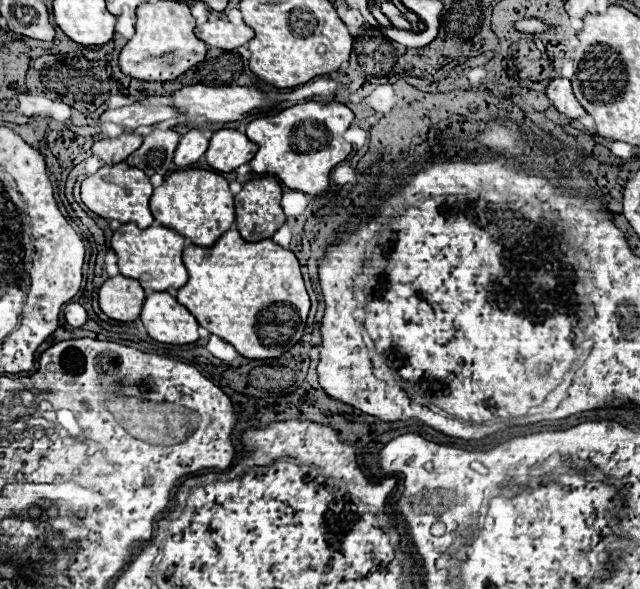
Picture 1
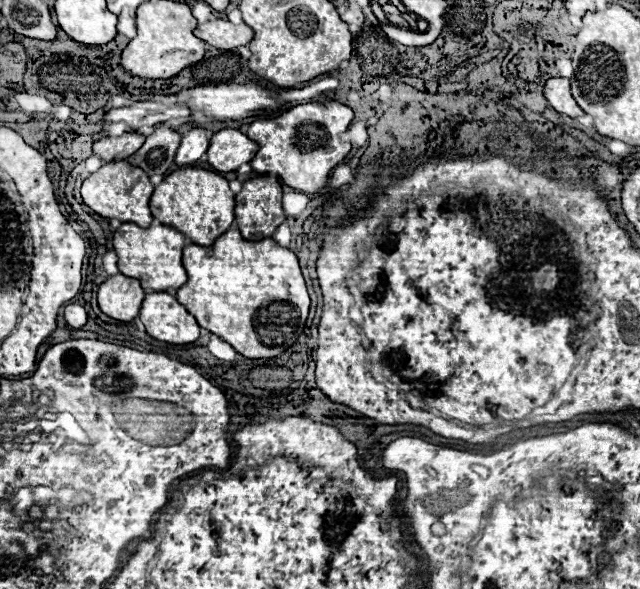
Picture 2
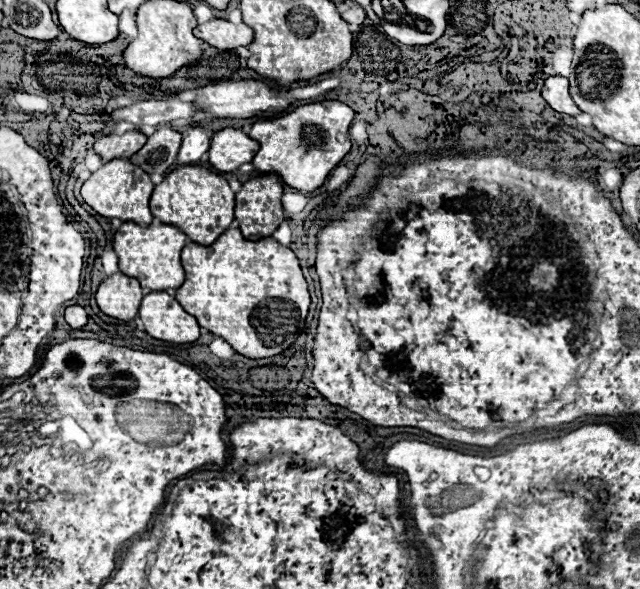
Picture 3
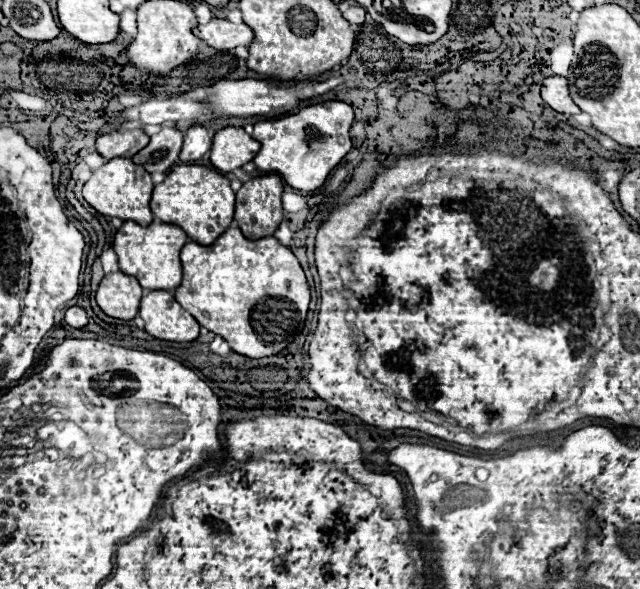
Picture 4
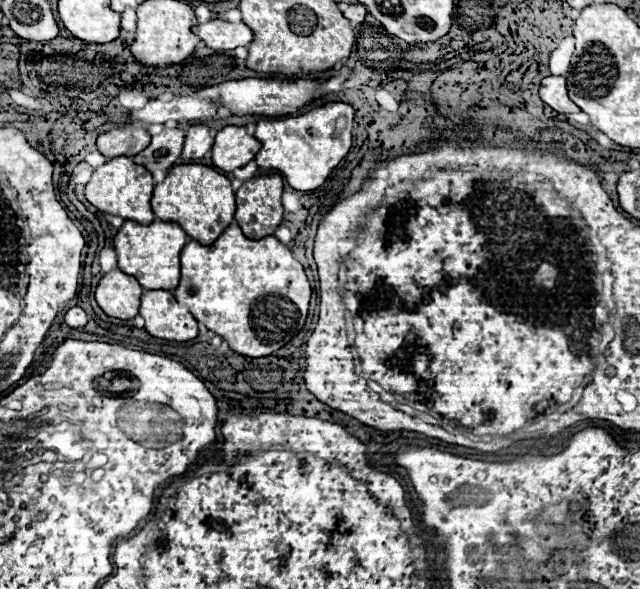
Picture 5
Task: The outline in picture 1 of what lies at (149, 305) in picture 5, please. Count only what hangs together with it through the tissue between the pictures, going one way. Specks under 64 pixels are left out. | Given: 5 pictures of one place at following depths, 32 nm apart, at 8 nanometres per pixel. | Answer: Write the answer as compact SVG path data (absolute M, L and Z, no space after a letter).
M168 292L148 294L140 318L148 334L158 342L192 344L198 340L196 318Z

